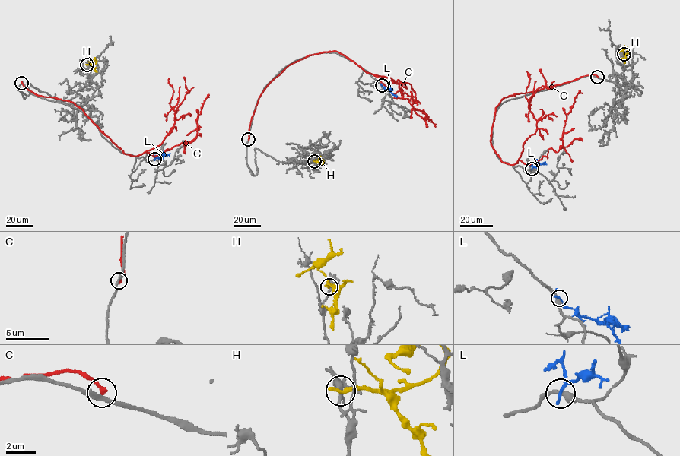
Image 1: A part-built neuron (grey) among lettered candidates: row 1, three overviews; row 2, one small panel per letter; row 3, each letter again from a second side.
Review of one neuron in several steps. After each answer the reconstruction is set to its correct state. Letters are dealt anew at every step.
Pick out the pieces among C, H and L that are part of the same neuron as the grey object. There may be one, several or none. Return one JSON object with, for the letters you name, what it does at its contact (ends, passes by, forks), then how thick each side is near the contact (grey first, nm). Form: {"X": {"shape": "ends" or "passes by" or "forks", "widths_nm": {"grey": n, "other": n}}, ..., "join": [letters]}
{"join": []}

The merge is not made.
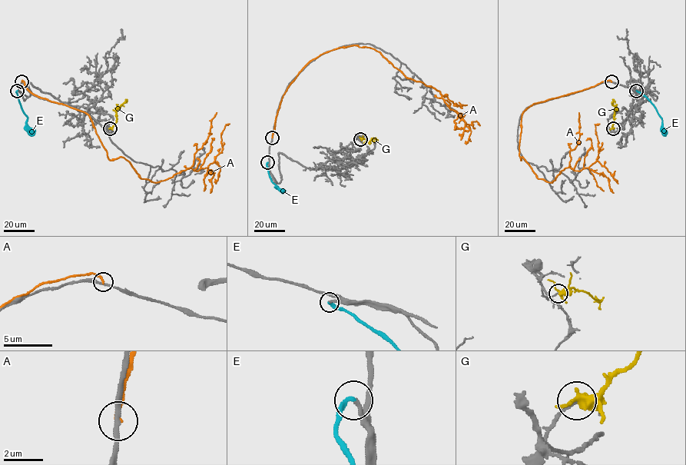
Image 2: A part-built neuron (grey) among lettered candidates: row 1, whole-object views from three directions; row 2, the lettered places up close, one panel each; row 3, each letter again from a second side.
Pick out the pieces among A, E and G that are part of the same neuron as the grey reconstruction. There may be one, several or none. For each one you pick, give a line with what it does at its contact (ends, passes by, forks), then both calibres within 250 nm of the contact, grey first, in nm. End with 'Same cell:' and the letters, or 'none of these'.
E: it ends; calibres 220 and 260 nm
Same cell: E

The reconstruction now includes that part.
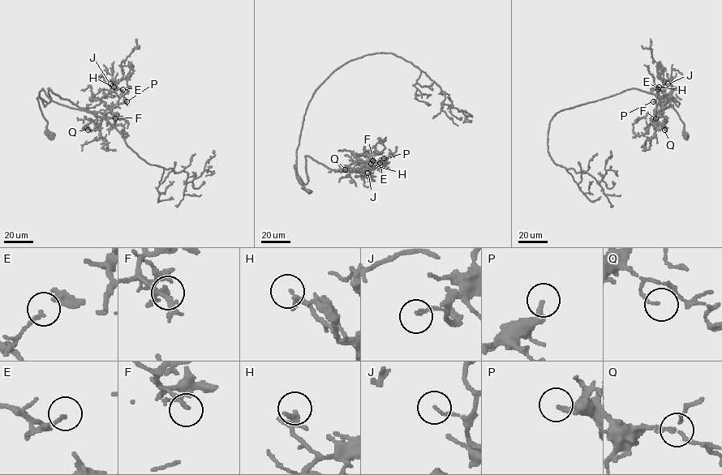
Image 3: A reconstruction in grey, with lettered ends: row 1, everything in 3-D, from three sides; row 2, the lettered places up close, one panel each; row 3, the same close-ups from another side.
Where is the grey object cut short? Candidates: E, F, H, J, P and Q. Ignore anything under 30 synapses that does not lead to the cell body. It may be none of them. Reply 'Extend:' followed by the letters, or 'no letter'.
Extend: P

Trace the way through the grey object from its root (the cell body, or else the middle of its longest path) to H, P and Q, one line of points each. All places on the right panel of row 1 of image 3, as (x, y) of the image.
H: (686, 135), (676, 111), (659, 97), (679, 102), (651, 89), (665, 109), (666, 96), (659, 87)
P: (686, 135), (676, 111), (659, 97), (679, 102), (656, 88), (651, 91), (666, 108), (657, 113), (653, 101)
Q: (686, 135), (676, 111), (659, 97), (679, 102), (651, 89), (666, 107), (661, 112), (664, 130)

